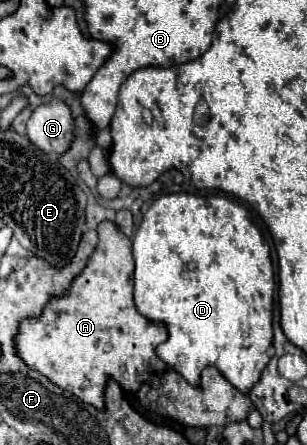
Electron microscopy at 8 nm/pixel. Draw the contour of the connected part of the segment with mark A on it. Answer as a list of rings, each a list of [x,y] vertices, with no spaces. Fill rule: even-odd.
[[[103,221],[97,227],[99,243],[95,253],[89,257],[85,271],[73,281],[71,293],[65,297],[53,297],[45,307],[39,319],[29,319],[23,323],[17,335],[17,349],[21,359],[35,371],[49,377],[57,387],[69,389],[81,401],[103,407],[103,387],[105,379],[113,377],[125,391],[133,391],[139,403],[145,407],[161,407],[161,415],[167,415],[179,421],[185,427],[209,427],[209,425],[229,425],[247,417],[251,409],[249,397],[237,391],[225,377],[215,369],[207,367],[201,375],[201,385],[189,385],[181,375],[169,369],[155,353],[157,345],[167,339],[167,329],[161,323],[153,323],[143,317],[133,303],[133,257],[131,257],[131,239],[125,237],[115,223]]]

